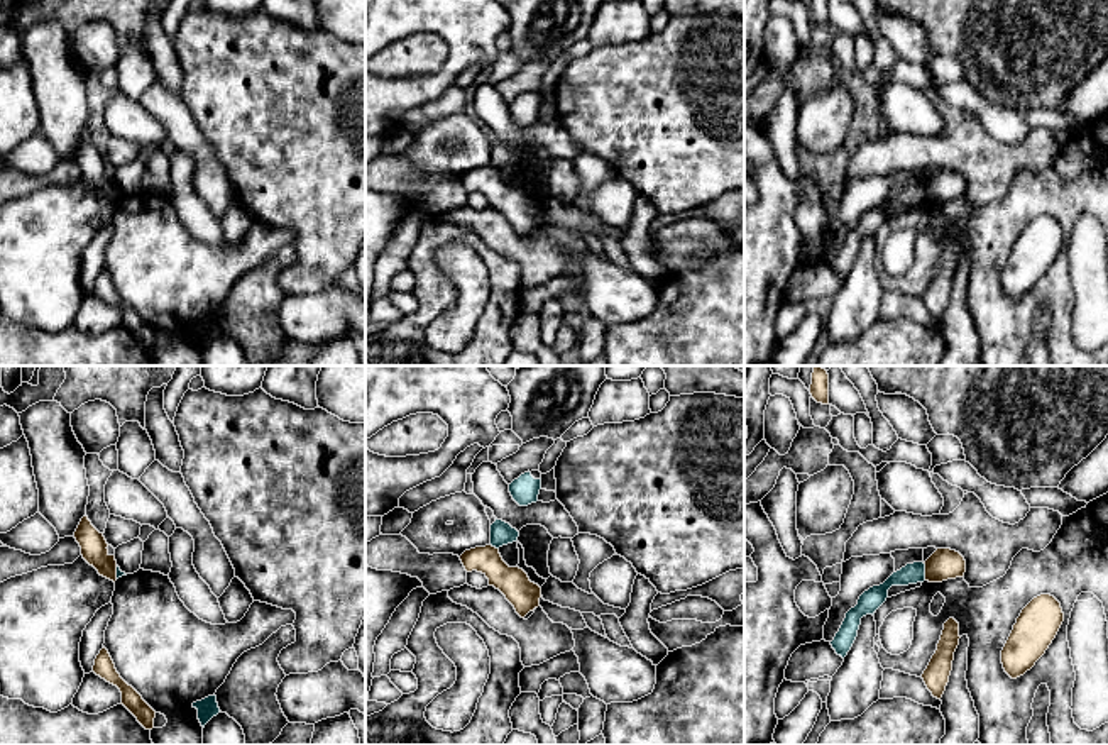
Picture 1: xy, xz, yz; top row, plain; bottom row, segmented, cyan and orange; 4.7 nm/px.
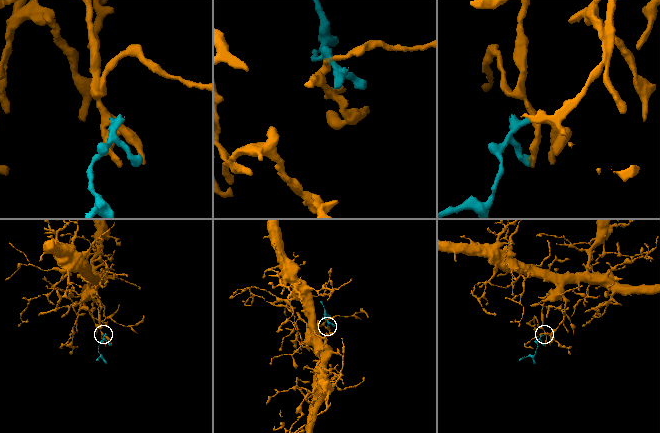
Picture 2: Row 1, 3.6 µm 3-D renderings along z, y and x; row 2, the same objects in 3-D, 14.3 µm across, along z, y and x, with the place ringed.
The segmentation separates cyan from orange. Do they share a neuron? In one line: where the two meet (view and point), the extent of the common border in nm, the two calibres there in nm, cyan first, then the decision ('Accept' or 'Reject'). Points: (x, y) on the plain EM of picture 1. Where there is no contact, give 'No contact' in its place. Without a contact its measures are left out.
Touches cyan at yz (924, 192). Shared border 90 nm. Thickness 100 nm (cyan) against 150 nm. Reject

